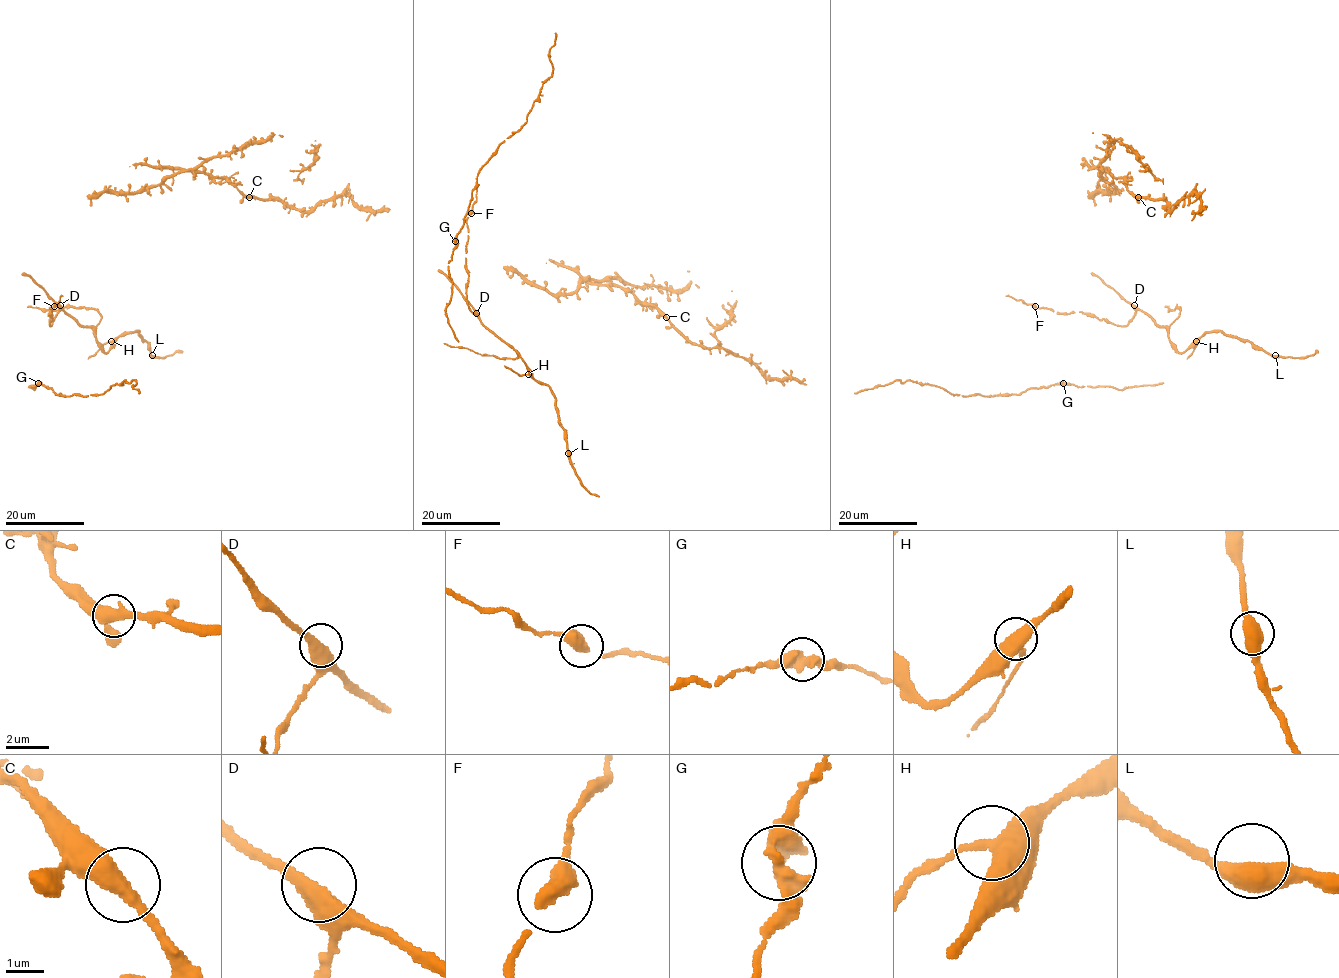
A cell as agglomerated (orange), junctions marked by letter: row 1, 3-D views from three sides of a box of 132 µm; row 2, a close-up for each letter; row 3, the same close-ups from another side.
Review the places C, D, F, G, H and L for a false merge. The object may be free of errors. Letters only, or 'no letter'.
no letter

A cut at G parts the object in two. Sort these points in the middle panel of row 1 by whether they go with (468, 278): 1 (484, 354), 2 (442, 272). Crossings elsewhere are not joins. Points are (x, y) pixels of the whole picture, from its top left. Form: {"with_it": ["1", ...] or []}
{"with_it": ["1", "2"]}

